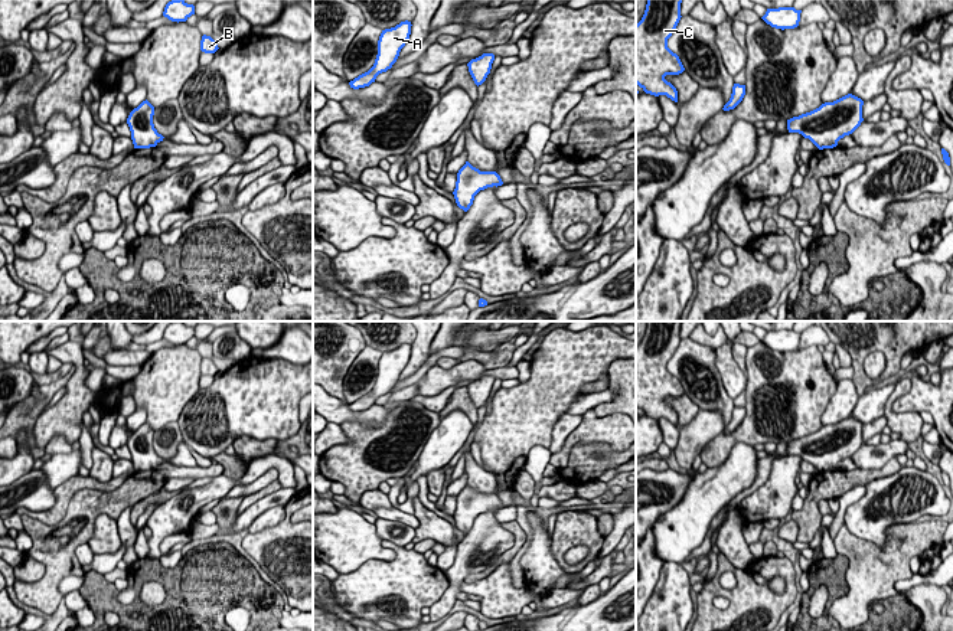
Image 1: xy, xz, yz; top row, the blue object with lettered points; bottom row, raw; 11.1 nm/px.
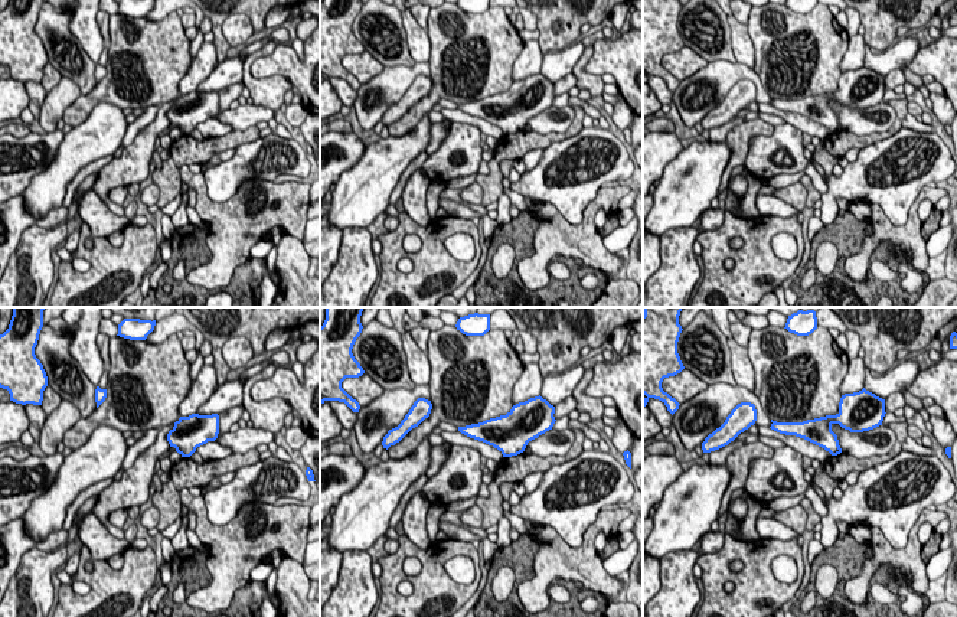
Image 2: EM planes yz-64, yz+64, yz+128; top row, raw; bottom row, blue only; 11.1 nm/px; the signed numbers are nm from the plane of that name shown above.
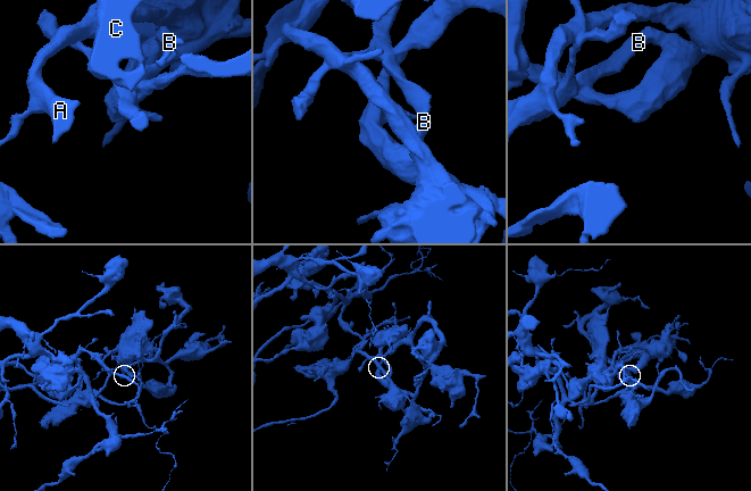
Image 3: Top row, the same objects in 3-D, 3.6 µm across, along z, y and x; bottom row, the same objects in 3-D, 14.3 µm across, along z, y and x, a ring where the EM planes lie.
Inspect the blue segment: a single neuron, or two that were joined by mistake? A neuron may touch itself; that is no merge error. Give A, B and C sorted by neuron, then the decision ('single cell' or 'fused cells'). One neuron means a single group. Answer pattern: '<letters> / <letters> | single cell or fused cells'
A B / C | fused cells

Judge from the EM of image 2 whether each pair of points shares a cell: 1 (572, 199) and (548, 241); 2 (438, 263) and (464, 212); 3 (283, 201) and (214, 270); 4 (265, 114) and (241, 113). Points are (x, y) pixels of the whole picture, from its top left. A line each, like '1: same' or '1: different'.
1: different
2: different
3: same
4: same

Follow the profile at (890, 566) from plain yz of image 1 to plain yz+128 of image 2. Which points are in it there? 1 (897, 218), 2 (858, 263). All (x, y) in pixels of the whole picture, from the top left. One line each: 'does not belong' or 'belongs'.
1: does not belong
2: belongs

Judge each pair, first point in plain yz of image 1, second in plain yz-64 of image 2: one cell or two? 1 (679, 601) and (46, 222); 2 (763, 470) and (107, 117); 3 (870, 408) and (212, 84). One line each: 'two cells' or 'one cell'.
1: two cells
2: two cells
3: one cell

